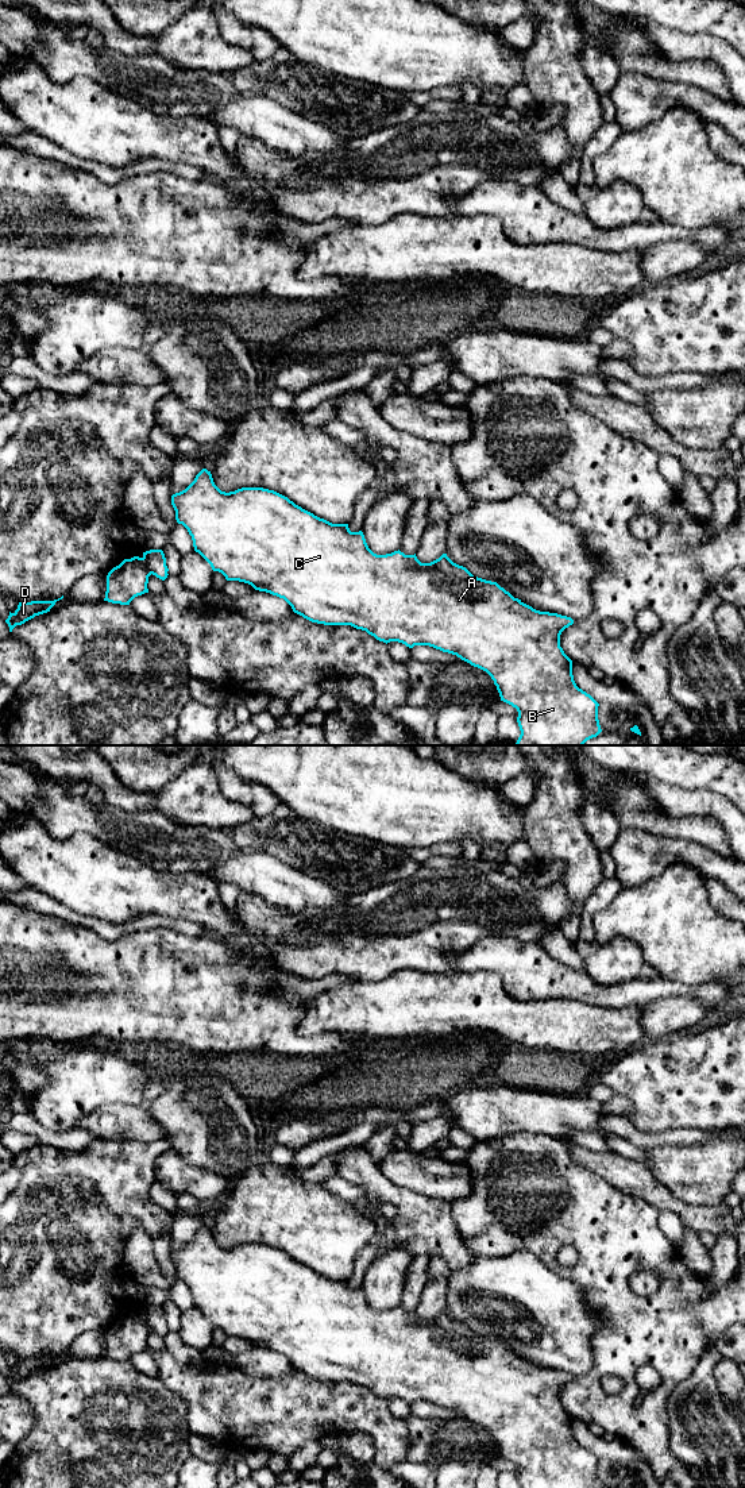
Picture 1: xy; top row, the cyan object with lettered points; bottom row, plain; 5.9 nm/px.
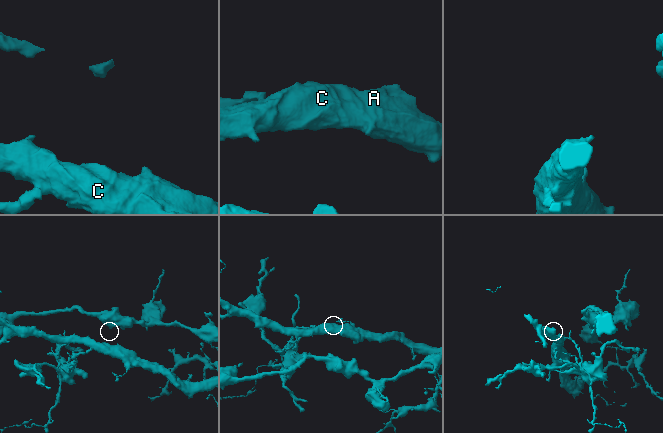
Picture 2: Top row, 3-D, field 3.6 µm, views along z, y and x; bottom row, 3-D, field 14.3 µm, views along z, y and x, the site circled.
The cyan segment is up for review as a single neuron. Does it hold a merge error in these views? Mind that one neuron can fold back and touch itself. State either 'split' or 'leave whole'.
split

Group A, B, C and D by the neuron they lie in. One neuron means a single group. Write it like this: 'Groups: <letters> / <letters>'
Groups: A B C / D

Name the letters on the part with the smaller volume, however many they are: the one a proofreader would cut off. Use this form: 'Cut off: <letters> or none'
Cut off: D

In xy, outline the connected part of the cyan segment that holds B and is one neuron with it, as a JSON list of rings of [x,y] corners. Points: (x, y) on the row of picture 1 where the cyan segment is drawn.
[[[206,469],[185,490],[171,496],[171,505],[177,523],[192,536],[194,551],[227,581],[244,582],[255,590],[283,598],[294,613],[312,622],[351,625],[386,644],[398,641],[409,648],[429,645],[486,671],[501,701],[518,712],[521,735],[516,745],[583,745],[602,732],[599,703],[576,686],[572,660],[560,647],[561,632],[574,624],[571,617],[533,609],[497,582],[474,577],[447,554],[431,563],[421,563],[416,554],[405,555],[399,550],[377,555],[368,548],[362,531],[351,532],[348,524],[320,519],[274,490],[242,487],[221,491]]]

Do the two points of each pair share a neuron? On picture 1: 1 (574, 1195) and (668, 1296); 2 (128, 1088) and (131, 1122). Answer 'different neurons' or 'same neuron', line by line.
1: same neuron
2: different neurons

